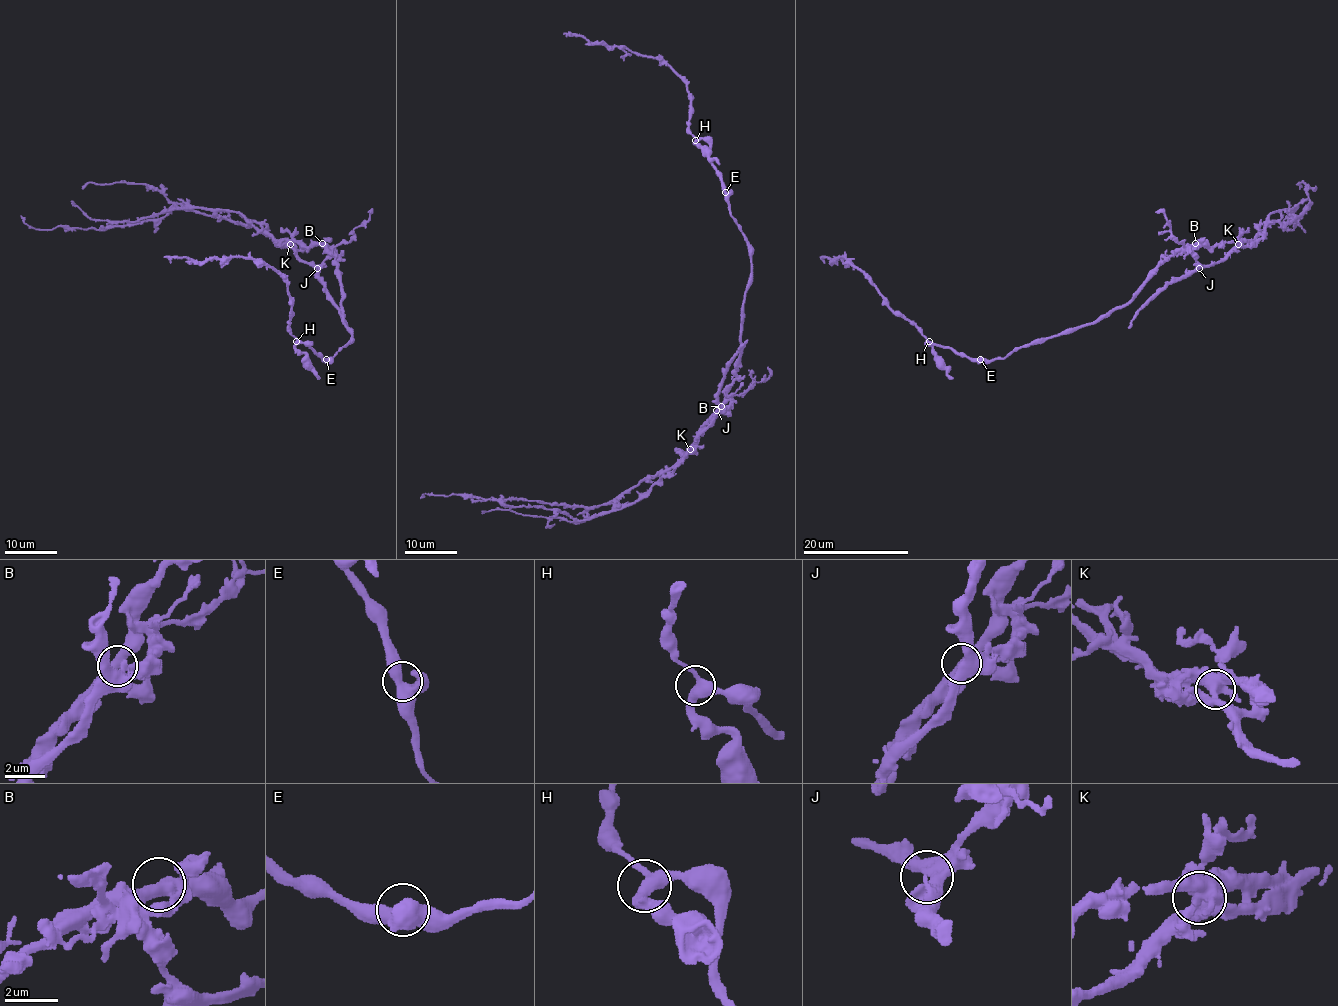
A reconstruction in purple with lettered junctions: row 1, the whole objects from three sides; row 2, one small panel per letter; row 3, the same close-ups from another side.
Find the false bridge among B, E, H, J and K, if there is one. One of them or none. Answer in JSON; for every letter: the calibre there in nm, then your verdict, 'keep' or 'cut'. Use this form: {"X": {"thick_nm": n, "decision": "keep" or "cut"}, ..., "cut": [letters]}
{"B": {"thick_nm": 440, "decision": "keep"}, "E": {"thick_nm": 460, "decision": "keep"}, "H": {"thick_nm": 400, "decision": "keep"}, "J": {"thick_nm": 440, "decision": "keep"}, "K": {"thick_nm": 550, "decision": "cut"}, "cut": ["K"]}

